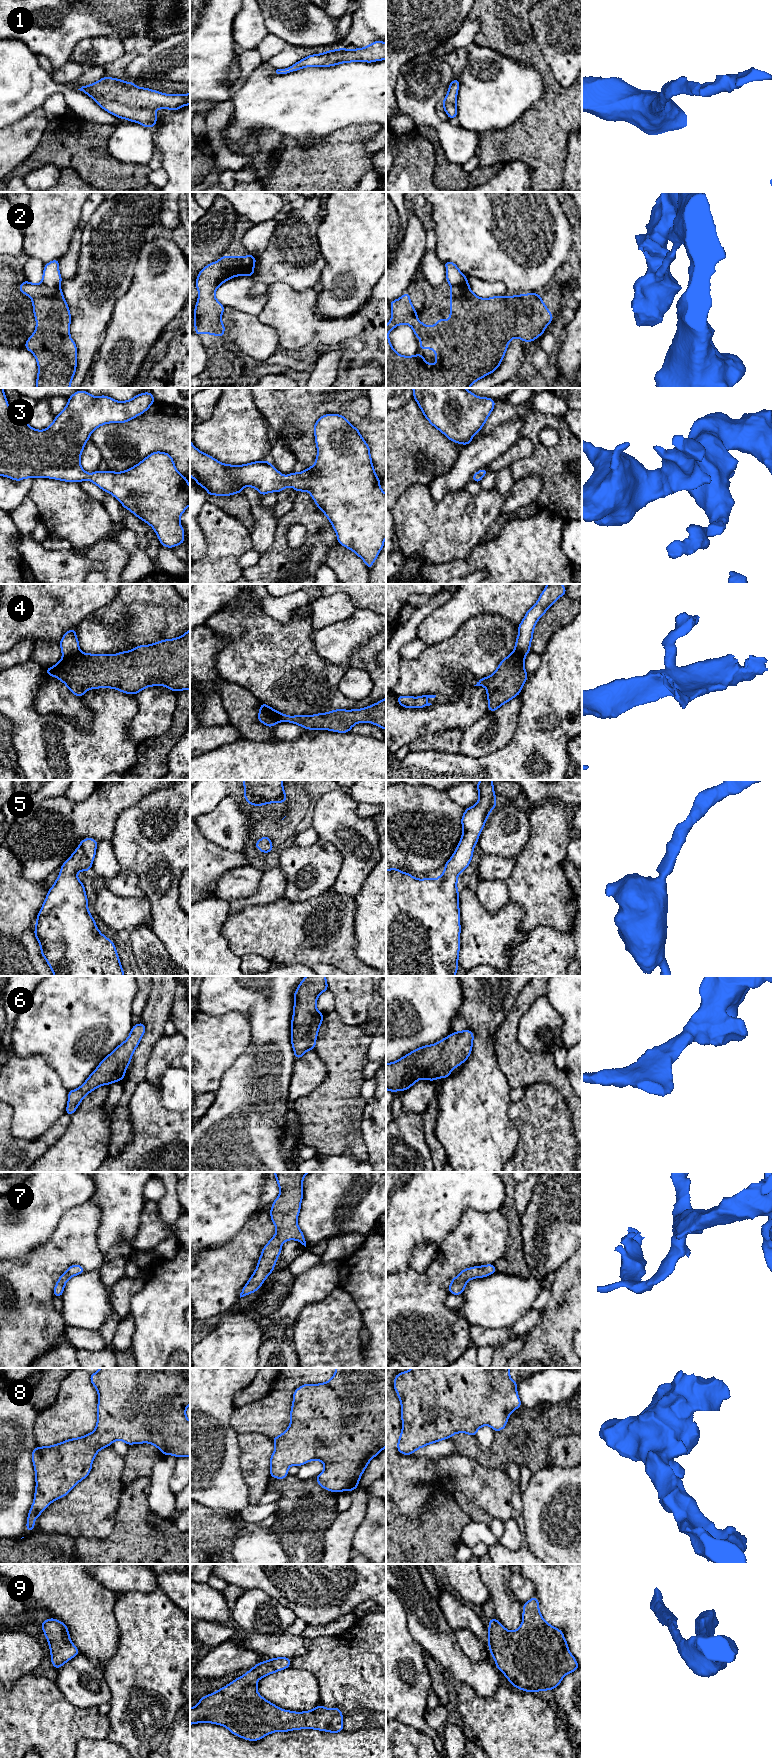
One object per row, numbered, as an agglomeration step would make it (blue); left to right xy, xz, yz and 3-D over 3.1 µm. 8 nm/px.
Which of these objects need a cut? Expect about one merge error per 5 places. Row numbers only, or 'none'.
2, 4

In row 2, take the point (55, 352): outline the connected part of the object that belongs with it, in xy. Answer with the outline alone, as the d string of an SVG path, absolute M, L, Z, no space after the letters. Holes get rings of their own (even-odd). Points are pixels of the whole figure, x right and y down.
M25 280L19 291L31 297L36 329L24 347L36 358L38 375L36 388L70 388L77 367L77 346L70 337L71 315L60 286L48 287Z

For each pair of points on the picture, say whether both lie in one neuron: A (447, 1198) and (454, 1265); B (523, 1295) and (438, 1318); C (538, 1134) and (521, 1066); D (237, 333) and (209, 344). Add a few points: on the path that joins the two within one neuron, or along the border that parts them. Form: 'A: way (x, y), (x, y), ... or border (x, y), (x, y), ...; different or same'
A: border (463, 1212), (456, 1227), (447, 1235), (439, 1247); different
B: border (454, 1310), (471, 1325); different
C: border (549, 1083), (533, 1083), (525, 1088); different
D: border (230, 341), (244, 355); different

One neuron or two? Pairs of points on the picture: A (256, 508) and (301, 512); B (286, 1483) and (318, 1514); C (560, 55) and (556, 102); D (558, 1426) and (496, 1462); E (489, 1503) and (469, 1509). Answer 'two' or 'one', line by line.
A: two
B: one
C: two
D: one
E: two

